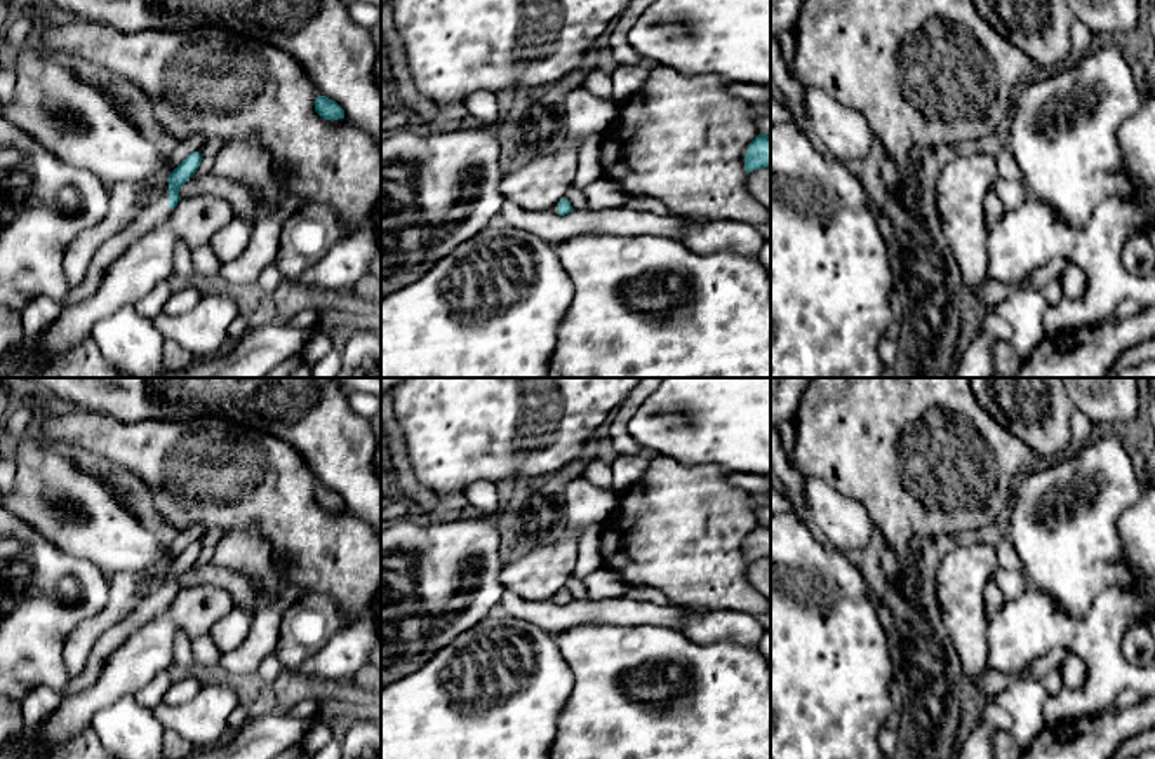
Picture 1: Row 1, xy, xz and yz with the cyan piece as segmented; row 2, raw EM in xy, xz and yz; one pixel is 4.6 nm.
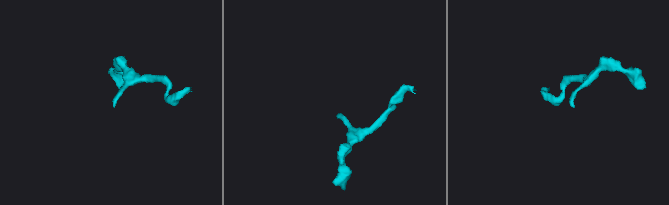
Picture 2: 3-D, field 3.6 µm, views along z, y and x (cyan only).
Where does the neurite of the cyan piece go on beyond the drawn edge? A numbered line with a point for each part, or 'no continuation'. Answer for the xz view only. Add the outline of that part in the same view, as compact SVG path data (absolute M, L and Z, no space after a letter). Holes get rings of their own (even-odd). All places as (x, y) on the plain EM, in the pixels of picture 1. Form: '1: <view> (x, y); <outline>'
1: xz (576, 587); M572 576L564 588L571 592L574 601L584 601L584 583L576 576Z

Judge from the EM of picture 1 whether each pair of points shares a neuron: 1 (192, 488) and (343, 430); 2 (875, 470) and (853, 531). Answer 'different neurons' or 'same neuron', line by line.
1: different neurons
2: different neurons

